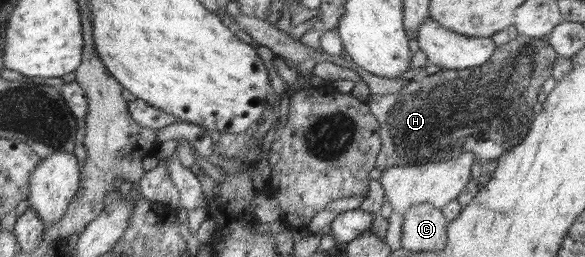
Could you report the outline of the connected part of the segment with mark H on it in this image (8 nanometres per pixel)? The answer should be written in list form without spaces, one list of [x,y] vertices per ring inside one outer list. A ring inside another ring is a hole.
[[[518,35],[507,44],[497,45],[493,56],[485,64],[459,70],[443,69],[438,73],[425,74],[422,78],[411,80],[397,93],[371,93],[365,102],[381,122],[382,148],[378,155],[378,168],[384,170],[394,166],[417,166],[451,160],[465,152],[472,152],[475,155],[472,180],[475,182],[471,184],[478,188],[467,188],[467,192],[459,196],[460,205],[467,206],[476,198],[480,189],[493,178],[498,166],[498,158],[525,139],[525,134],[528,134],[527,128],[531,124],[531,120],[525,114],[529,114],[529,110],[537,102],[543,82],[552,77],[552,68],[558,57],[558,54],[552,50],[551,44],[540,39],[531,39],[531,36]],[[457,75],[459,75],[459,110],[457,110]],[[485,106],[487,110],[491,110],[489,106],[495,106],[495,112],[501,114],[483,114]]]

